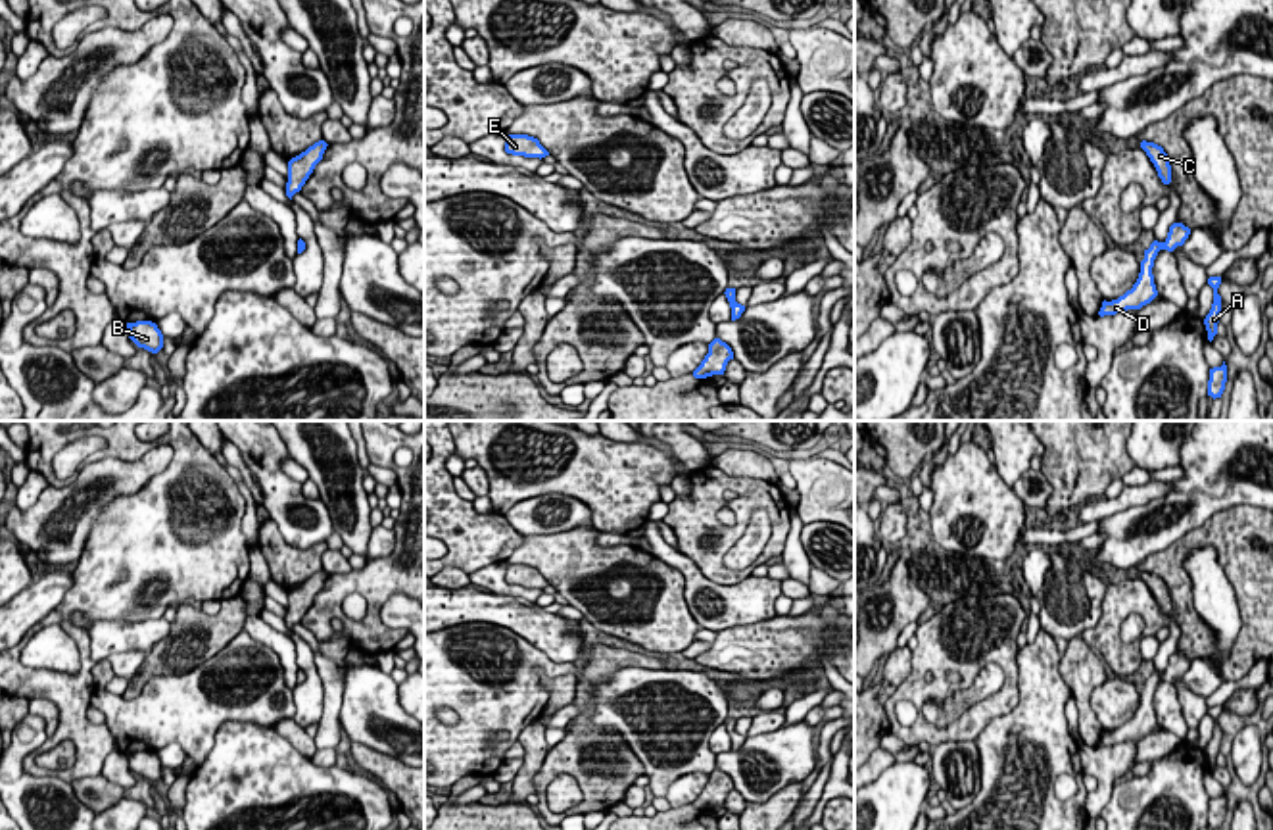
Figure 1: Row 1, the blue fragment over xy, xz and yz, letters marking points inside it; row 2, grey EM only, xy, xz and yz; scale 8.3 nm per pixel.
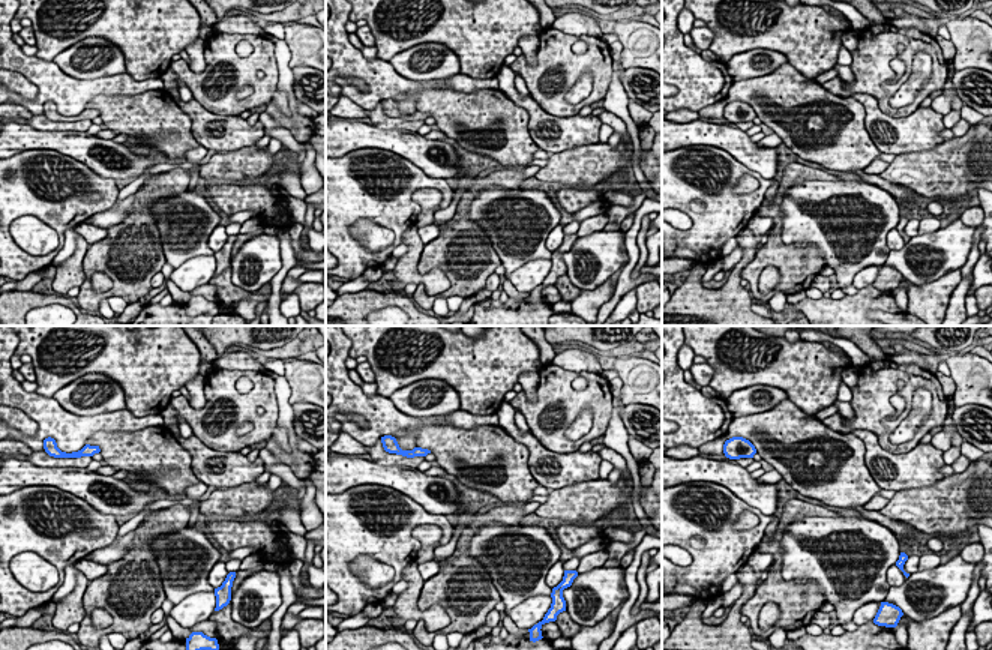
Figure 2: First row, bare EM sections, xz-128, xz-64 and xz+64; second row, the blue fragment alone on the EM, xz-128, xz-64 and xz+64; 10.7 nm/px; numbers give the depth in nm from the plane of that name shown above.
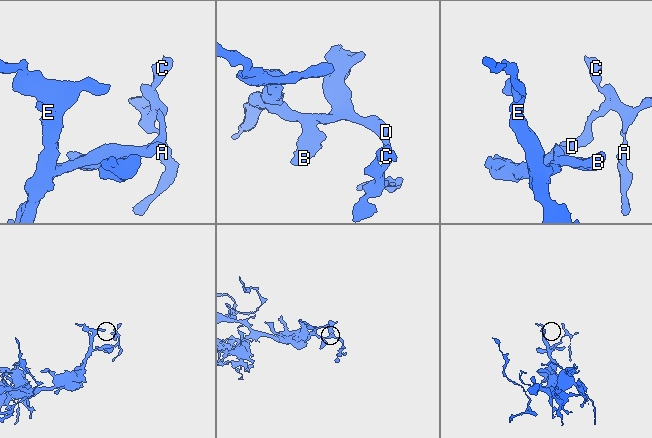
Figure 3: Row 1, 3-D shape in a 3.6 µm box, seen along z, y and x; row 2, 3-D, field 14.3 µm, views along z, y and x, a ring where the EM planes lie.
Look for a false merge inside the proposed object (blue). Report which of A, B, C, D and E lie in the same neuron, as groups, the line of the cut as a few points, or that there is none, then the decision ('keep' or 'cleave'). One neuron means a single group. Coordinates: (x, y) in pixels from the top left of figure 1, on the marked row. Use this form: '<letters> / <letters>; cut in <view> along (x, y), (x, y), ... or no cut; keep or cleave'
A B C D E; no cut; keep

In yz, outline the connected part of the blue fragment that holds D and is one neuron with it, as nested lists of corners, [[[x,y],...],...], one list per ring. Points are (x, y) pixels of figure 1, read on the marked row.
[[[1173,223],[1164,242],[1154,240],[1150,248],[1144,250],[1144,259],[1141,261],[1141,273],[1133,288],[1127,290],[1117,300],[1112,302],[1104,300],[1098,315],[1100,317],[1116,315],[1127,309],[1141,309],[1142,305],[1150,304],[1158,296],[1154,275],[1152,275],[1152,267],[1158,252],[1160,250],[1173,252],[1177,246],[1185,244],[1189,234],[1190,234],[1189,227],[1185,227],[1183,223]]]

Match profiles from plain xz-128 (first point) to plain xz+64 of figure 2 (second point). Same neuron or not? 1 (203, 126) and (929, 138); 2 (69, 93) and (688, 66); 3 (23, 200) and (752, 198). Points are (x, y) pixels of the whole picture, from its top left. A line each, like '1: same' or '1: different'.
1: same
2: same
3: same

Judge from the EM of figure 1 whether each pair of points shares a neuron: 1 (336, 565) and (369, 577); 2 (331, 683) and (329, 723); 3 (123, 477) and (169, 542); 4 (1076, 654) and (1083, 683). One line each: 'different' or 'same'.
1: different
2: same
3: different
4: same

